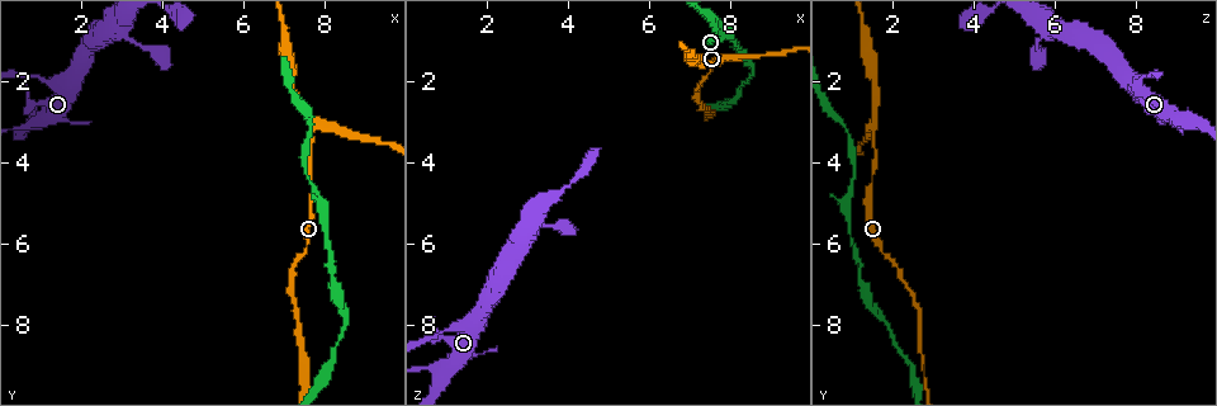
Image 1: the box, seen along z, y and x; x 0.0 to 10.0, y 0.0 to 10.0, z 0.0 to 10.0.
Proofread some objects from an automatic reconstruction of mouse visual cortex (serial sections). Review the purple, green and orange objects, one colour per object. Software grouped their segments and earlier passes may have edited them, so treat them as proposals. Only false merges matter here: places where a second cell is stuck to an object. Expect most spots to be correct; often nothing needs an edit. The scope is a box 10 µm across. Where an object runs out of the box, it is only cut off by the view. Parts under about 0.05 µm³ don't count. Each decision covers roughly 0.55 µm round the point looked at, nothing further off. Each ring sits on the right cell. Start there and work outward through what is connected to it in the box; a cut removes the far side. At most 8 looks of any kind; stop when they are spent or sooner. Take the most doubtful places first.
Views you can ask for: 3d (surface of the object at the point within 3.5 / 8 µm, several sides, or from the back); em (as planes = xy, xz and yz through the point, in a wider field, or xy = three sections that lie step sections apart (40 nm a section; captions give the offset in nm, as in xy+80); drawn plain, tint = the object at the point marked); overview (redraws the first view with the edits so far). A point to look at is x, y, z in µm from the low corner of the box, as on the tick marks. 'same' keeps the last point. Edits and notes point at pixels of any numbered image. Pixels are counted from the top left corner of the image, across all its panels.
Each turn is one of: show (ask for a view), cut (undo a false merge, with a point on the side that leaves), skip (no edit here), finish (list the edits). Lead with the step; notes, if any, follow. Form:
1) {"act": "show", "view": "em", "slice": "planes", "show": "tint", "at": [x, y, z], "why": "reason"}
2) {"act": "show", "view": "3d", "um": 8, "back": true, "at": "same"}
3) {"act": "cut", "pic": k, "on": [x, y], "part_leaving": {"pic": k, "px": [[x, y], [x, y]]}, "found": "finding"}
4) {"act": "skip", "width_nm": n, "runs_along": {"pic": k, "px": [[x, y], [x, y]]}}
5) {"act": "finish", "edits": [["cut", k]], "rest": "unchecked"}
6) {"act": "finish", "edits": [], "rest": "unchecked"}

{"act": "show", "view": "3d", "um": 3.5, "at": [7.65, 3.15, 1.55]}

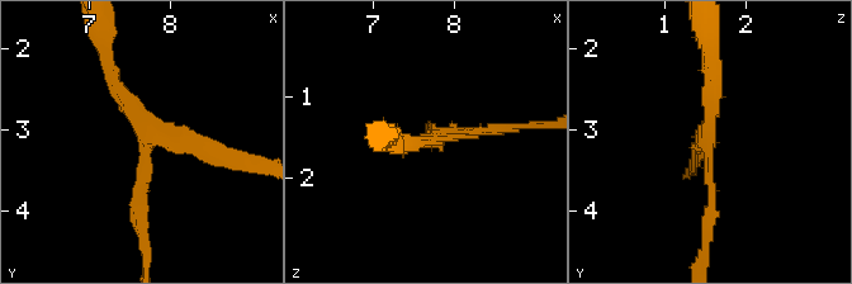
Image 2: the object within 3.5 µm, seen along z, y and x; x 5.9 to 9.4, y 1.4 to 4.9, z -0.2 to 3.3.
{"act": "show", "view": "em", "slice": "xy", "step": 1, "show": "tint", "at": [7.70, 3.15, 1.55], "arms": 3, "arm_widths_nm": [150, 150, 200]}

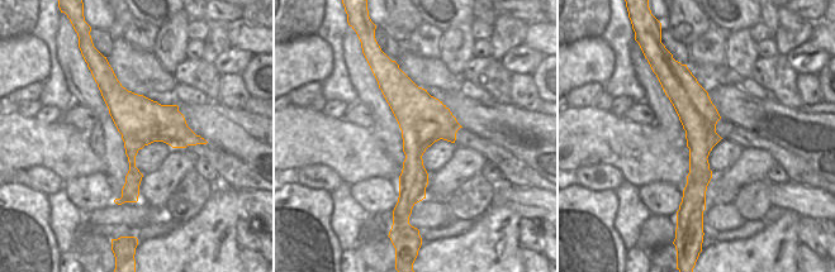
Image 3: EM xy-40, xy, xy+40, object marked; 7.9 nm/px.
{"act": "skip", "runs_along": {"pic": 3, "px": [[684, 72], [698, 115], [691, 203]]}, "found": "one cell here"}

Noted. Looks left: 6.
{"act": "show", "view": "3d", "um": 3.5, "at": [8.10, 5.90, 0.95], "why": "calibre changes"}

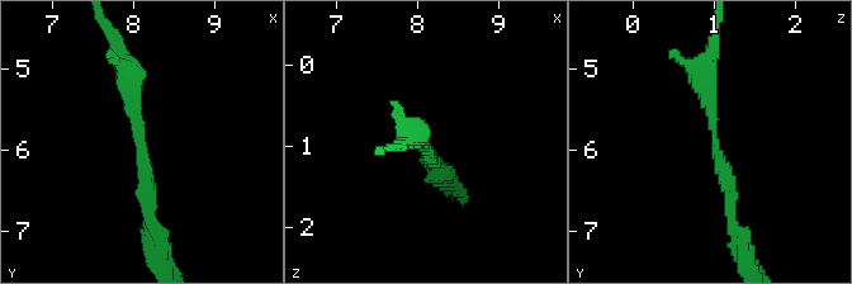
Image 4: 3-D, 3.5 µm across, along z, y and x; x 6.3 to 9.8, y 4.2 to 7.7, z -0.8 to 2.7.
{"act": "show", "view": "em", "slice": "xy", "step": 5, "show": "tint", "at": [8.00, 5.80, 0.95], "arm_widths_nm": [200, 300]}

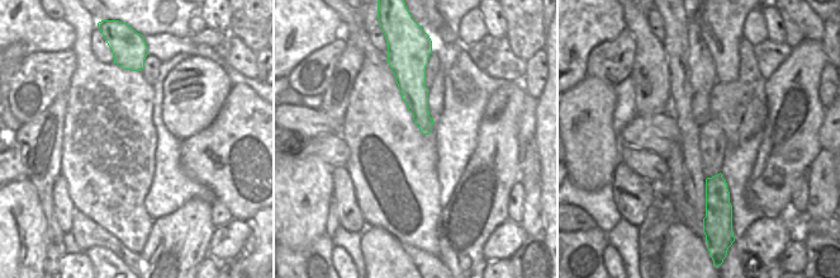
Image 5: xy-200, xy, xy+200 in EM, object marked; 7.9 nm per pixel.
{"act": "show", "view": "em", "slice": "xy", "step": 3, "show": "tint", "at": "same", "why": "cut it another way"}

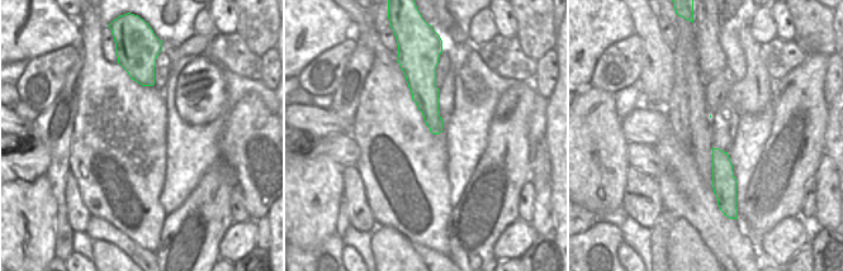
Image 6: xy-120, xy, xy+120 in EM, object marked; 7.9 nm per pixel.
{"act": "skip", "found": "continuous, no second cell"}

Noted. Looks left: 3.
{"act": "show", "view": "3d", "um": 8, "at": [0.70, 3.10, 9.10], "why": "sudden change in width"}

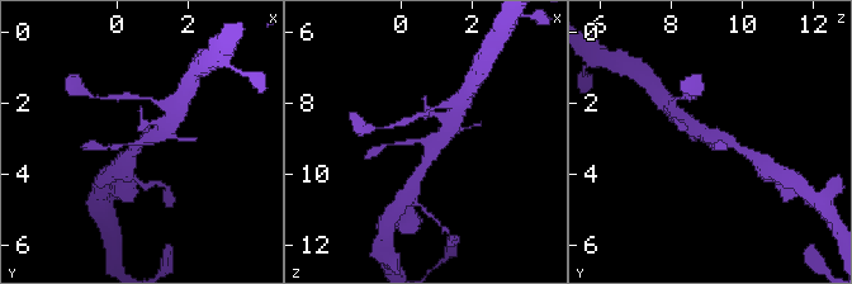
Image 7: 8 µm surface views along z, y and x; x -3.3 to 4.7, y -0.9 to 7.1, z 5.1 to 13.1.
{"act": "show", "view": "3d", "um": 3.5, "back": true, "at": "same"}

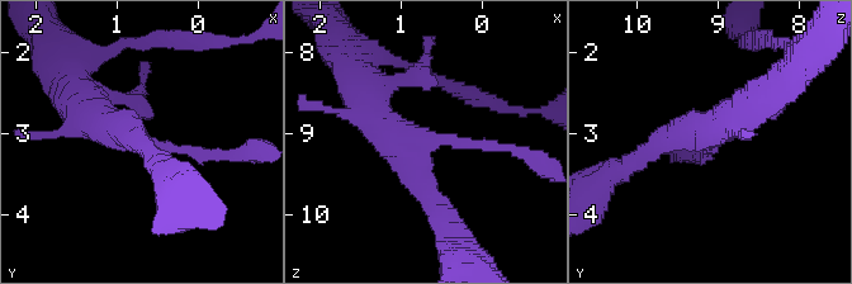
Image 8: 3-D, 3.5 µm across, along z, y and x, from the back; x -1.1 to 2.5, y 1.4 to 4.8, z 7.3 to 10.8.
{"act": "show", "view": "em", "slice": "planes", "show": "tint", "at": [0.65, 3.05, 9.10], "why": "need the tissue"}

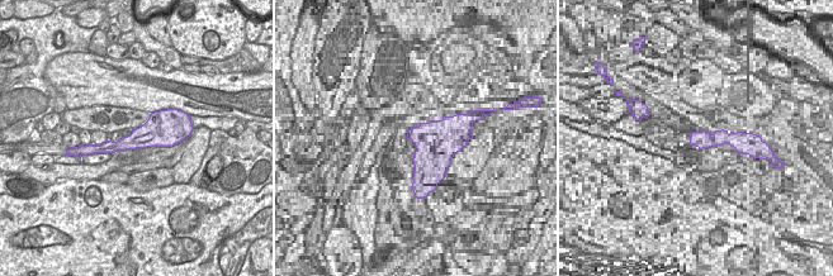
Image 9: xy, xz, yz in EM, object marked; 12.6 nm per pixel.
{"act": "skip", "runs_along": {"pic": 8, "px": [[84, 98], [197, 161]]}, "found": "all the same cell"}

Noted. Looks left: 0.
{"act": "finish", "edits": [], "rest": "unchecked"}

